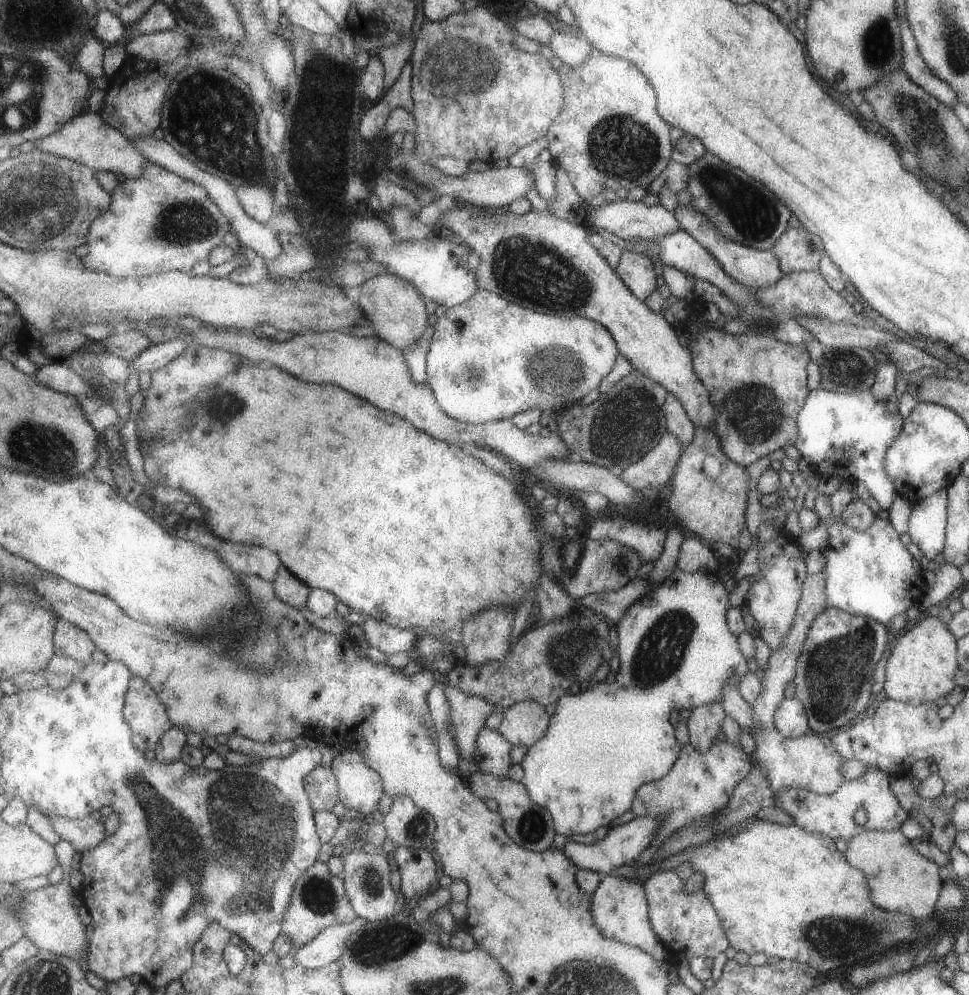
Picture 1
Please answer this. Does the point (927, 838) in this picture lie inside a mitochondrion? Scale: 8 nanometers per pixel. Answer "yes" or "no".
no

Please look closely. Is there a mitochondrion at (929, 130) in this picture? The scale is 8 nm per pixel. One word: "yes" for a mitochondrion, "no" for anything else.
yes

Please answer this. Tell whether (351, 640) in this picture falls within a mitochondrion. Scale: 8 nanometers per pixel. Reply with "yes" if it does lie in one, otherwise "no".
no

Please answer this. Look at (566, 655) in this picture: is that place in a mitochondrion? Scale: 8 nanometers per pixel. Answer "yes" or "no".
yes

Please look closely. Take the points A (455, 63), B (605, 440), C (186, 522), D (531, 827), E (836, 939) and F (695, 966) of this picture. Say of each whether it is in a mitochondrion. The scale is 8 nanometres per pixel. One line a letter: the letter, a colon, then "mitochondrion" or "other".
A: mitochondrion
B: mitochondrion
C: other
D: mitochondrion
E: mitochondrion
F: other

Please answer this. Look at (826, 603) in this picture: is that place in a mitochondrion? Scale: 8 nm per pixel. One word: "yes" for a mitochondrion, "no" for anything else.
no

